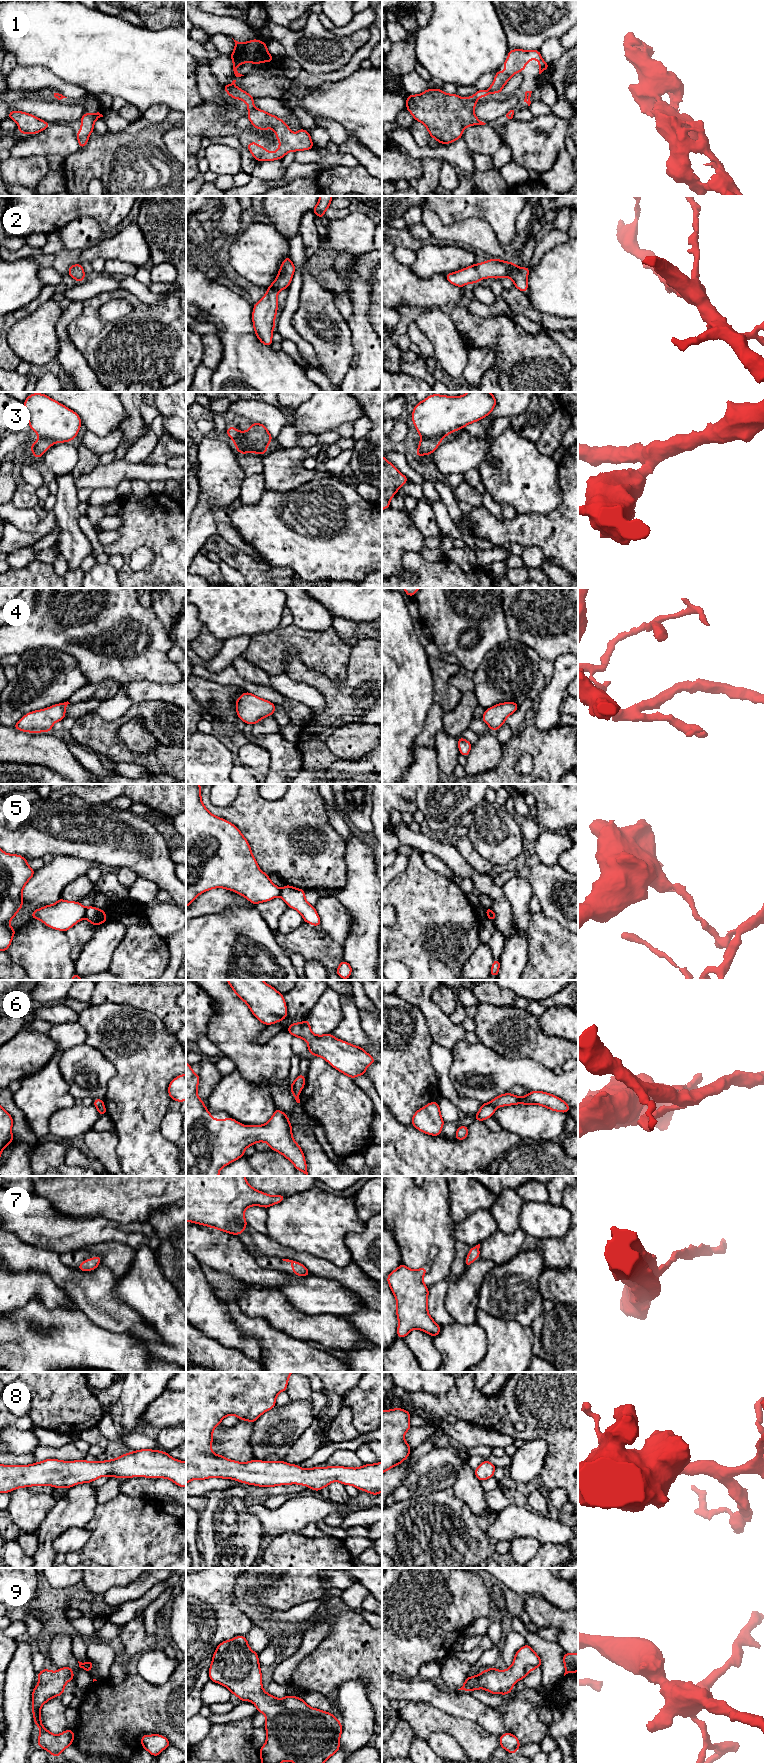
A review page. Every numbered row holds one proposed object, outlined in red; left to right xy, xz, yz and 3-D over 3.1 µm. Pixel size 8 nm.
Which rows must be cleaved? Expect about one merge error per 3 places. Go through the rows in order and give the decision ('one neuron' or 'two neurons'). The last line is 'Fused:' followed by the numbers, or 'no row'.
1: one neuron
2: one neuron
3: two neurons
4: one neuron
5: two neurons
6: two neurons
7: one neuron
8: one neuron
9: one neuron
Fused: 3, 5, 6

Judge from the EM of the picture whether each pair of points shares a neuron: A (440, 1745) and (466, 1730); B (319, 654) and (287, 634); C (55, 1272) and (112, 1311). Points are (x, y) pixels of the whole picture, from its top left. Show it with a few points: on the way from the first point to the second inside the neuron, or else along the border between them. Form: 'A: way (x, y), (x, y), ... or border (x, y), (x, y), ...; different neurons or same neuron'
A: border (430, 1735), (435, 1732), (445, 1732), (465, 1752); different neurons
B: way (311, 647), (295, 638); same neuron
C: way (69, 1279), (84, 1288), (98, 1302); same neuron

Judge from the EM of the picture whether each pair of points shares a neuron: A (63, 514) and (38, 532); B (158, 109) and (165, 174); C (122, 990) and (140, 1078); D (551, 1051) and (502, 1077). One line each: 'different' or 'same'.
A: different
B: different
C: different
D: different

